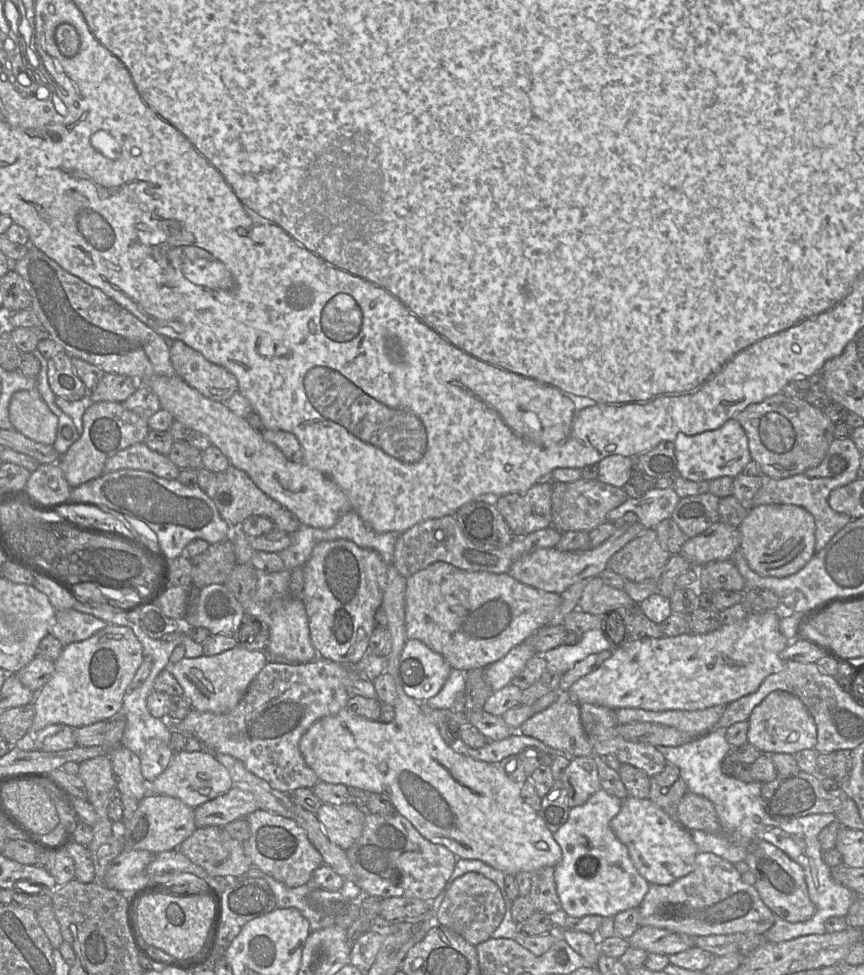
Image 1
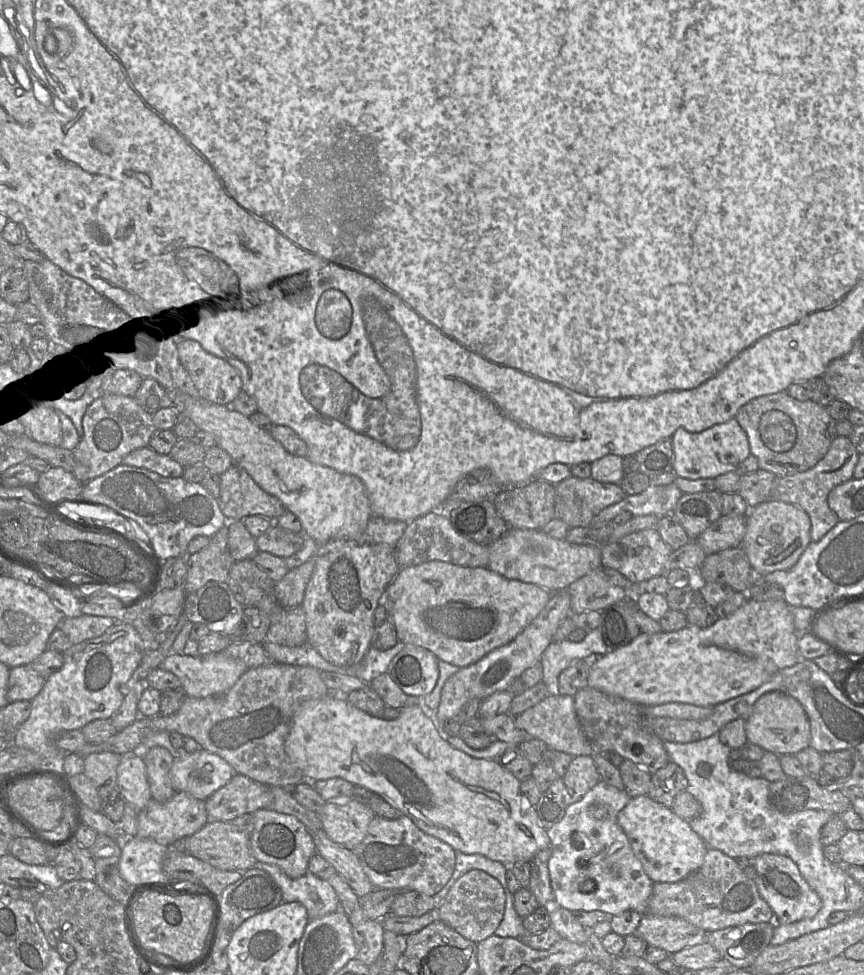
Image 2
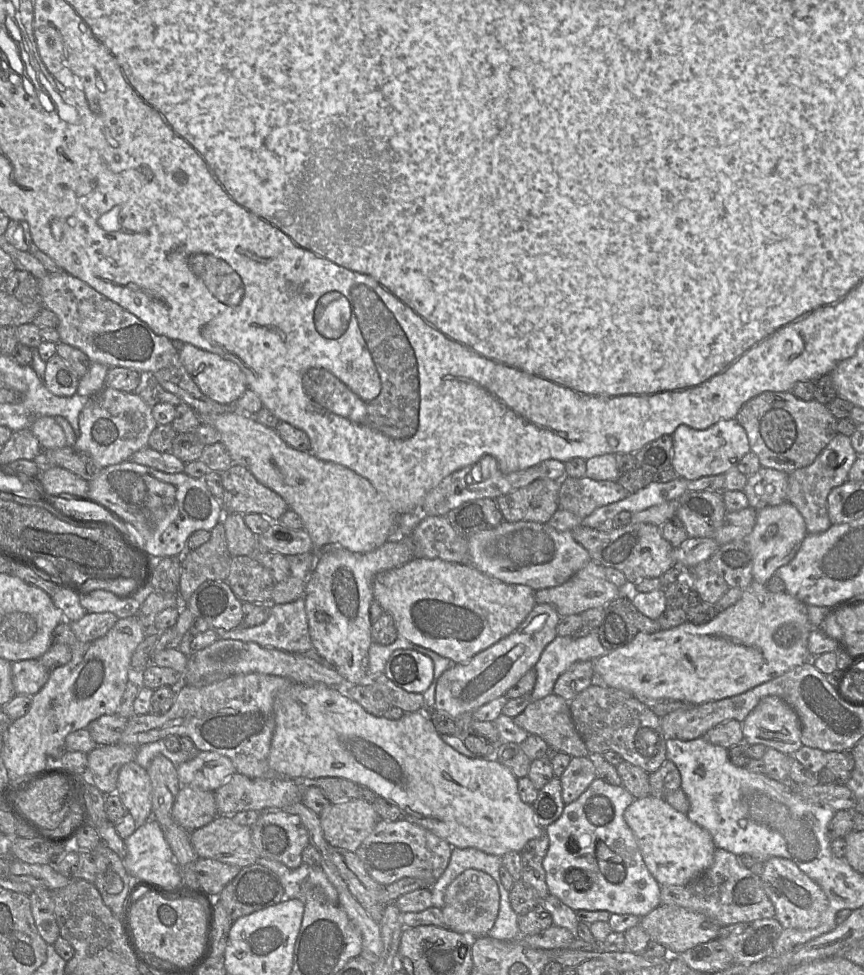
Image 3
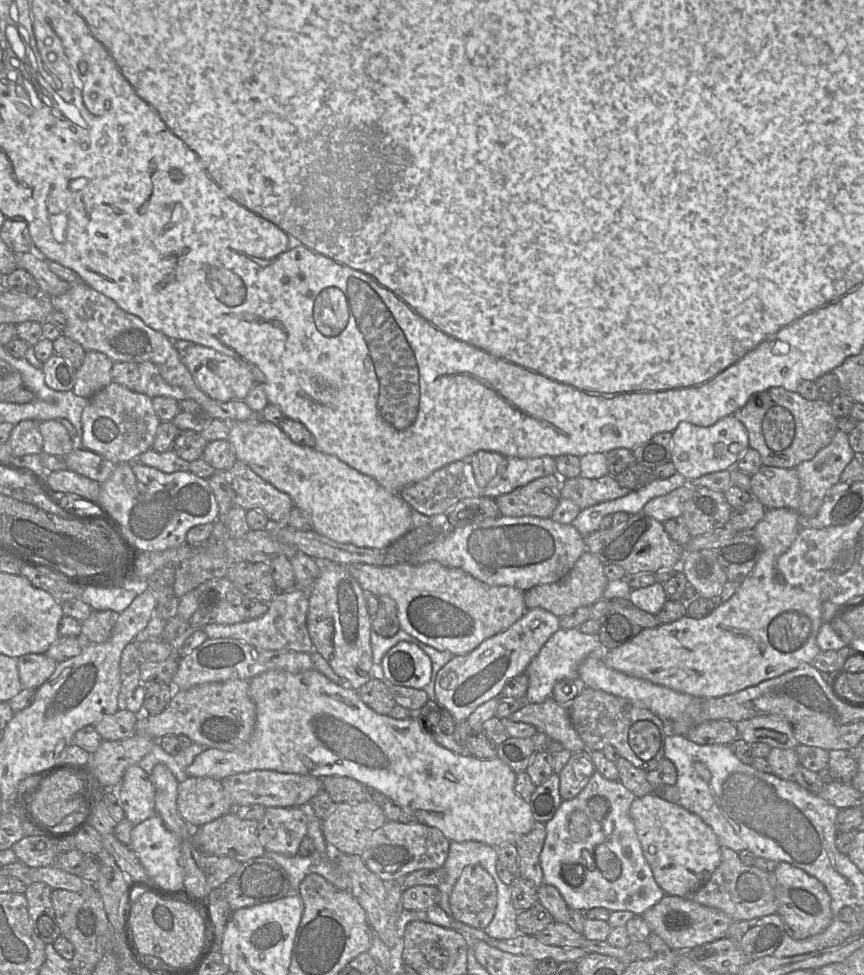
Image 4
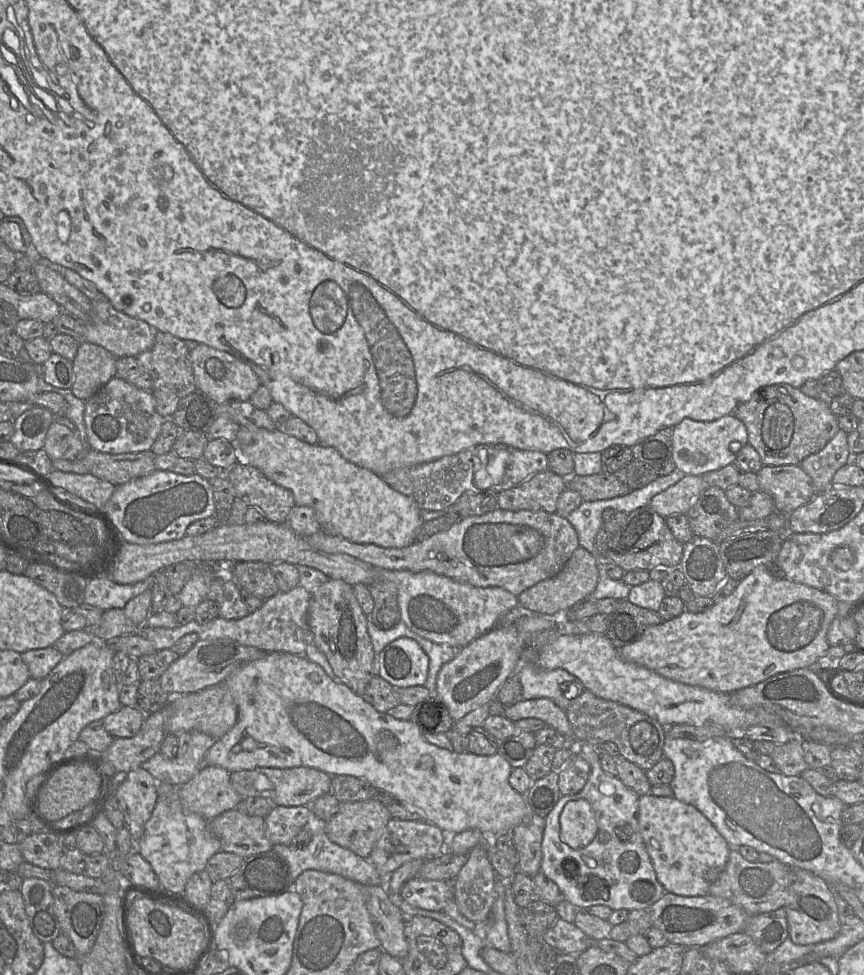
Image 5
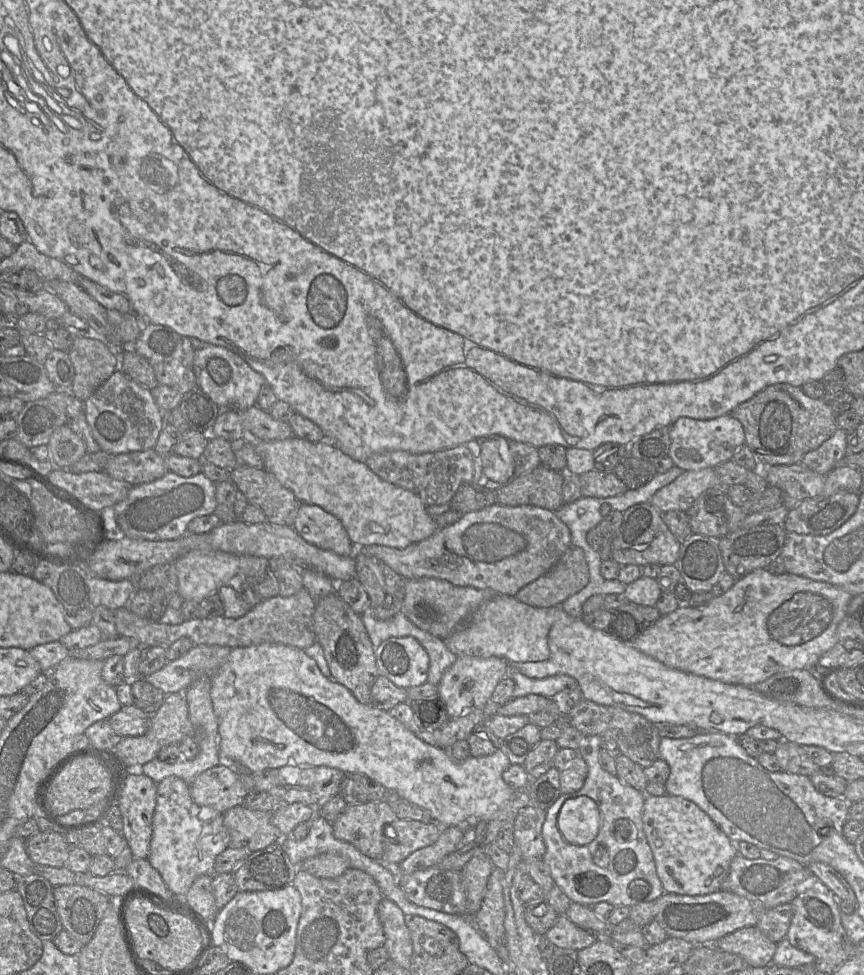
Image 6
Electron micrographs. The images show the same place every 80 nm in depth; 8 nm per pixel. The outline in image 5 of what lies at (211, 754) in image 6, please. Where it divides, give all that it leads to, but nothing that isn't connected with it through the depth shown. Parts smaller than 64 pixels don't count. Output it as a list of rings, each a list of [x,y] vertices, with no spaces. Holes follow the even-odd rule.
[[[199,731],[189,733],[191,734],[190,746],[182,756],[169,759],[158,752],[140,767],[158,783],[168,782],[179,787],[189,782],[204,767],[205,754],[216,742],[216,739]]]

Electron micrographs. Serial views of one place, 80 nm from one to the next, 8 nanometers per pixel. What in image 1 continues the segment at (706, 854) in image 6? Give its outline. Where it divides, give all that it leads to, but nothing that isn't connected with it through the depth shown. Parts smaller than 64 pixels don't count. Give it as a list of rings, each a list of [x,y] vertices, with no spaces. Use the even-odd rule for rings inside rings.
[[[627,797],[619,813],[611,820],[610,827],[627,848],[630,859],[650,884],[669,885],[694,869],[697,846],[691,832],[672,820],[649,798]]]

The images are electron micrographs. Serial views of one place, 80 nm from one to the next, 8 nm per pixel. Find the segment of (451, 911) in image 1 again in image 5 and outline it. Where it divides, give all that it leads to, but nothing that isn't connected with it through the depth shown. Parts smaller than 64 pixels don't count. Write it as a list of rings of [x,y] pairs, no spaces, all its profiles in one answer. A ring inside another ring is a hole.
[[[477,845],[453,881],[453,899],[468,920],[483,924],[495,901],[495,871],[488,858],[488,846]]]

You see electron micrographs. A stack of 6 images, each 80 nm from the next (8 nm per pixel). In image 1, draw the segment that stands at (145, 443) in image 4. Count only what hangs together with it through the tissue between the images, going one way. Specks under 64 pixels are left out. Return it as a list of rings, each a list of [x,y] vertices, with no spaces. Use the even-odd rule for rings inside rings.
[[[96,402],[84,412],[83,432],[61,456],[58,464],[73,489],[103,474],[106,461],[117,452],[144,442],[149,432],[148,422],[126,409],[121,402]]]

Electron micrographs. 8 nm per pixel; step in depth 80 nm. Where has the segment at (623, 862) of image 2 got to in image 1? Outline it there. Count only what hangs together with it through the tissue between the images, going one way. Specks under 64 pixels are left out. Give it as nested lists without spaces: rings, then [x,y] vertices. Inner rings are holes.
[[[601,788],[585,804],[570,808],[567,822],[553,833],[553,838],[562,851],[560,863],[554,867],[556,891],[567,915],[614,917],[622,911],[640,907],[649,890],[650,883],[637,871],[627,848],[610,827],[610,822],[619,813],[623,801]]]

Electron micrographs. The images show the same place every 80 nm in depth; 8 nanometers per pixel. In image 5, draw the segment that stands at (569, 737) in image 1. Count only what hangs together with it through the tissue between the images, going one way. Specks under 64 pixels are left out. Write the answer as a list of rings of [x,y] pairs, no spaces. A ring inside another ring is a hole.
[[[552,699],[517,700],[507,707],[504,716],[513,722],[525,718],[536,718],[552,727],[557,733],[574,735],[566,711],[556,705]]]

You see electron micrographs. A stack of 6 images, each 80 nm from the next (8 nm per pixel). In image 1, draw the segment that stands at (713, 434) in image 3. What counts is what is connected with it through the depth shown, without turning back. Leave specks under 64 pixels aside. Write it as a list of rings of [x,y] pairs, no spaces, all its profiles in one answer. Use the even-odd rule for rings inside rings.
[[[730,419],[717,429],[696,435],[678,433],[673,443],[678,475],[695,482],[712,481],[723,476],[735,478],[752,460],[748,447],[748,437],[736,419]]]

